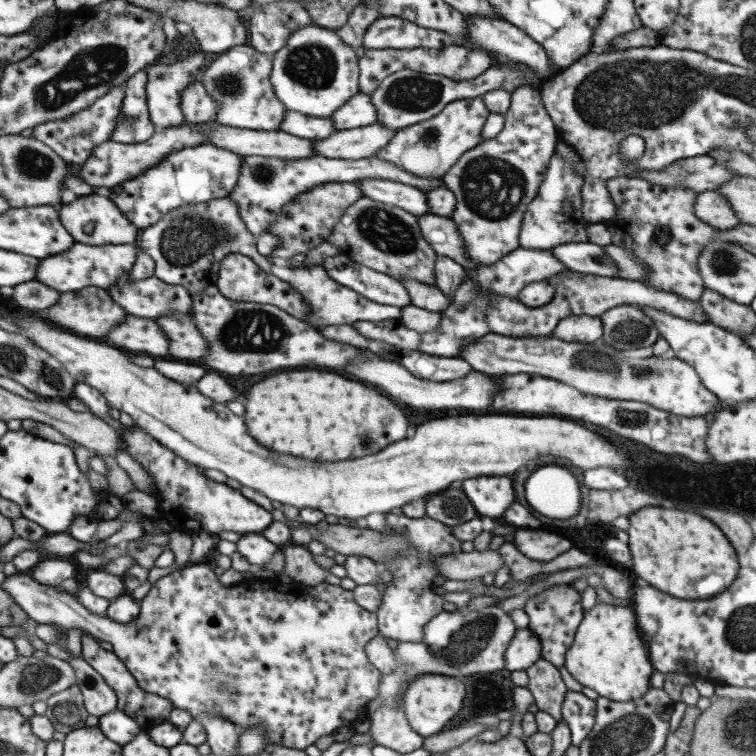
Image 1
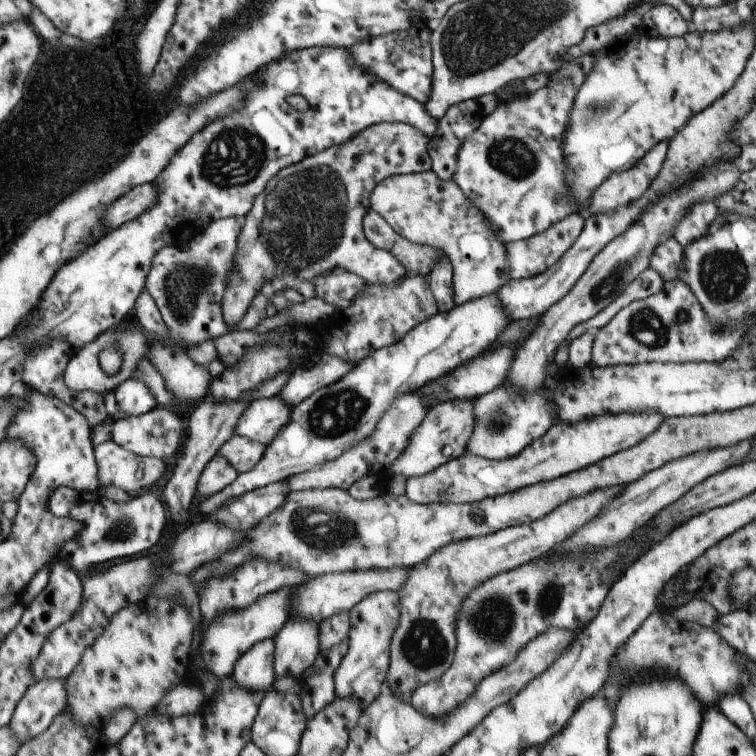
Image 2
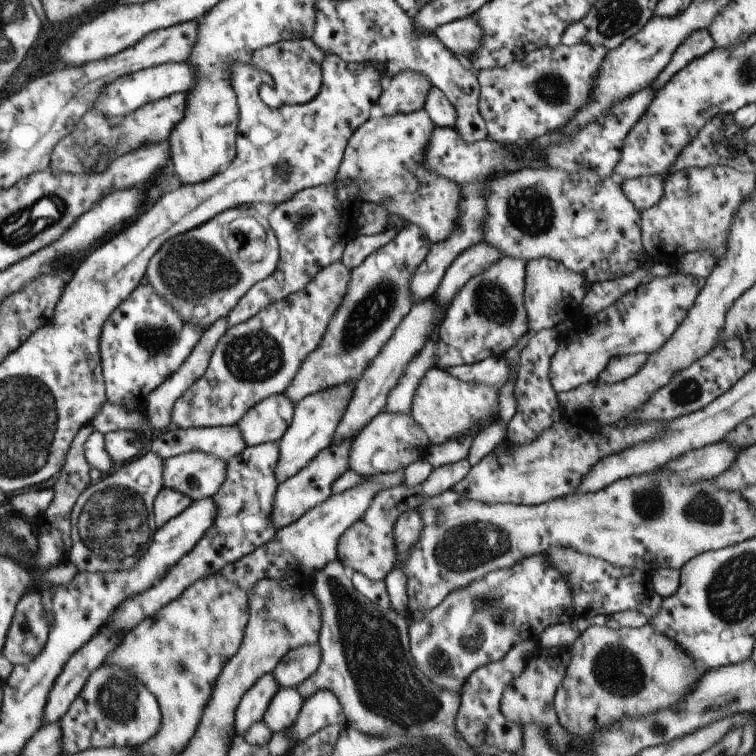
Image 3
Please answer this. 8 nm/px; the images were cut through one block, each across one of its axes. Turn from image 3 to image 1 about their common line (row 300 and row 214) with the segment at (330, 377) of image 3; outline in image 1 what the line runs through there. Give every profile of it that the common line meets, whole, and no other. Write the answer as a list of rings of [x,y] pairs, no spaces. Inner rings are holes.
[[[364,197],[354,202],[335,222],[327,238],[339,252],[378,273],[398,278],[411,278],[422,284],[435,284],[434,262],[437,254],[425,241],[417,217],[401,208]]]

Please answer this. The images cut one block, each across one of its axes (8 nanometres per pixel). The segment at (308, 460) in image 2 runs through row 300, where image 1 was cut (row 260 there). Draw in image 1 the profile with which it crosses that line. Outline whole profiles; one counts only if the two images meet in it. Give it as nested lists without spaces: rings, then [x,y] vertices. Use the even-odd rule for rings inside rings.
[[[522,85],[511,92],[510,108],[503,114],[503,130],[495,138],[482,140],[468,150],[443,176],[443,184],[454,194],[456,207],[451,219],[455,222],[465,244],[465,255],[478,265],[494,265],[509,252],[519,247],[519,236],[524,213],[534,201],[540,188],[557,142],[556,126],[542,104],[539,88]]]

